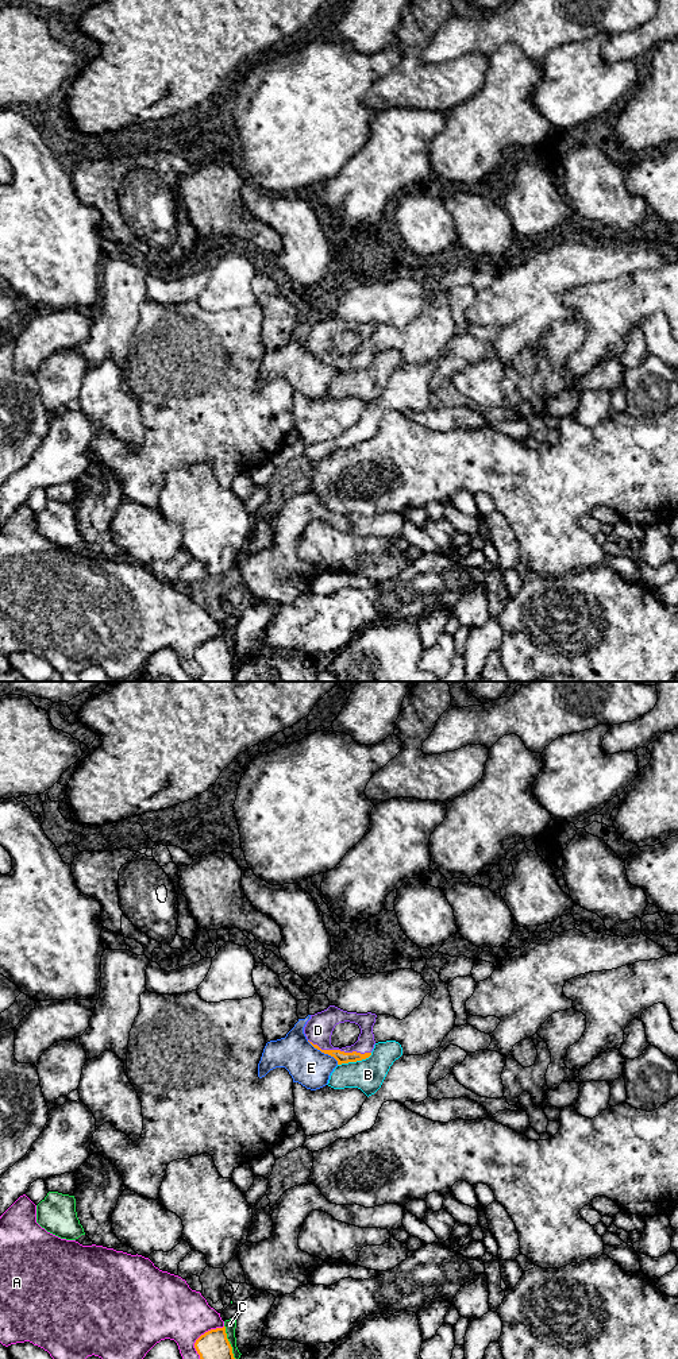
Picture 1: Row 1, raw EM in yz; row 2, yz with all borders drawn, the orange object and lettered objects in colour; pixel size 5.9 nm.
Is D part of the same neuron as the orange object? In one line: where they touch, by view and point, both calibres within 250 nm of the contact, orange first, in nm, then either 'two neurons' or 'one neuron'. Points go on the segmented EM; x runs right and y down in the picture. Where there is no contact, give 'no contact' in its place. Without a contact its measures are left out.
yz (339, 1050) | 70/160 nm | one neuron

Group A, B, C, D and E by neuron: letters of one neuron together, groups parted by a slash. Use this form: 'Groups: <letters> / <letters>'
Groups: A / B / C / D / E

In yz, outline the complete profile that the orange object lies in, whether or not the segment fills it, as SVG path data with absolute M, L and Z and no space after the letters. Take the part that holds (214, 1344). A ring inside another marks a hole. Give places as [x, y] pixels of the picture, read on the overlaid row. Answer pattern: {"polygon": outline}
{"polygon": "M226 1327L211 1329L201 1335L196 1340L194 1348L200 1359L235 1359L227 1339Z"}

